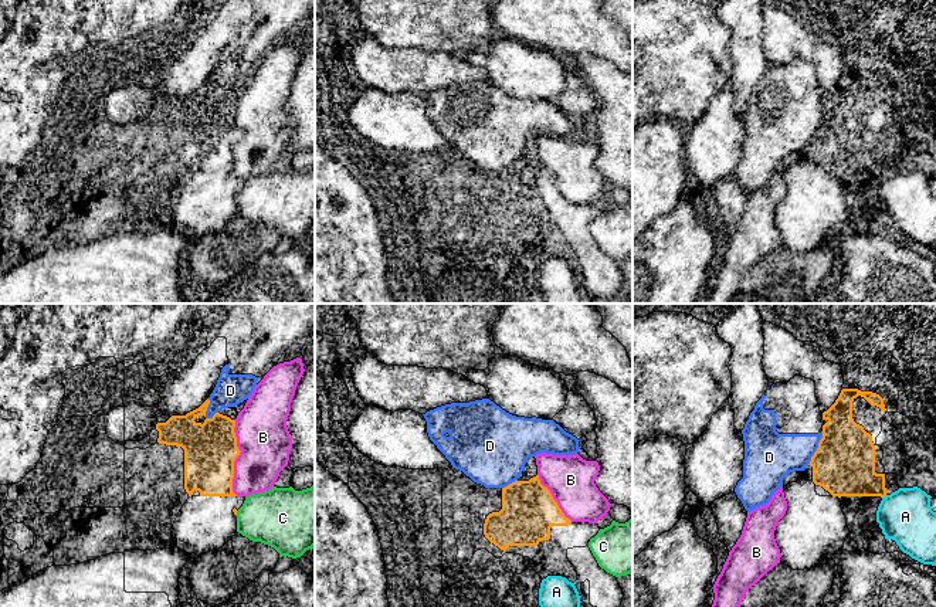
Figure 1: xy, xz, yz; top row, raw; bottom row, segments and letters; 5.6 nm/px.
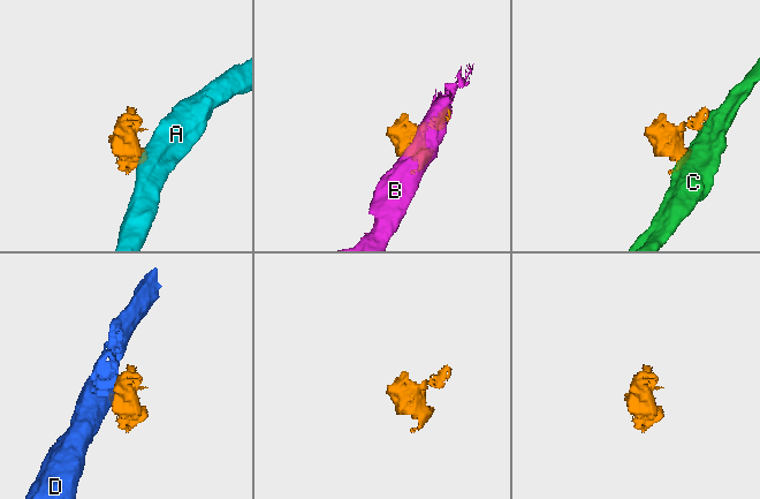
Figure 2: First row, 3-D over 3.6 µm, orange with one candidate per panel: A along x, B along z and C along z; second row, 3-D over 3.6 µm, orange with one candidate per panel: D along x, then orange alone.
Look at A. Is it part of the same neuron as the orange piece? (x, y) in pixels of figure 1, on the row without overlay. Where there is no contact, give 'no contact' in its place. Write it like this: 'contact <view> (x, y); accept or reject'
contact yz (884, 179); reject

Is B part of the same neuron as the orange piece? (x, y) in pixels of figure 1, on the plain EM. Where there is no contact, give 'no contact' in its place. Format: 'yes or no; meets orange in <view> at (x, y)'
no; meets orange in xy at (236, 139)

